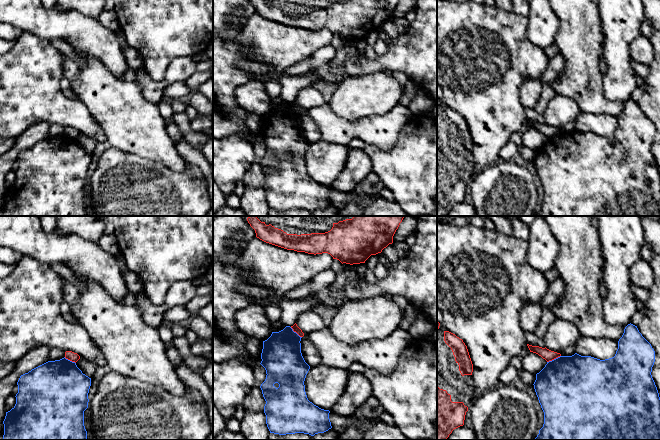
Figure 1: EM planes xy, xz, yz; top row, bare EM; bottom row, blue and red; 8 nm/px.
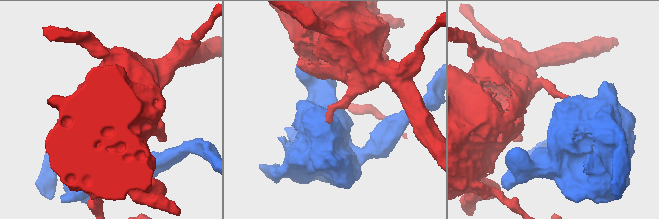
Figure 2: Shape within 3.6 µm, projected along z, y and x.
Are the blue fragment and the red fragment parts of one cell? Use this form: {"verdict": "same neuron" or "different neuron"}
{"verdict": "different neuron"}

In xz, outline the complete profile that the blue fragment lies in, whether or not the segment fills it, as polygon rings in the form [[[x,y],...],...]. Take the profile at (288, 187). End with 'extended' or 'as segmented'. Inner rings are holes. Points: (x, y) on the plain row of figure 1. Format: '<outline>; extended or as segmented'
[[[286,102],[279,108],[272,108],[271,112],[263,117],[260,140],[265,144],[267,151],[260,164],[266,177],[264,189],[270,209],[304,209],[314,212],[332,204],[330,187],[319,184],[307,174],[304,157],[310,142],[301,129],[301,114],[290,102]]]; as segmented

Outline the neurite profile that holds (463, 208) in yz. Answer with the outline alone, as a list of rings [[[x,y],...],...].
[[[463,201],[454,205],[446,216],[476,216],[476,211],[473,204]]]

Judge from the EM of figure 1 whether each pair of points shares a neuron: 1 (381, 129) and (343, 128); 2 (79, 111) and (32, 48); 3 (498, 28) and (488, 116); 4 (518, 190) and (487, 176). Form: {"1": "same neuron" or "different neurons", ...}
{"1": "same neuron", "2": "same neuron", "3": "same neuron", "4": "same neuron"}

